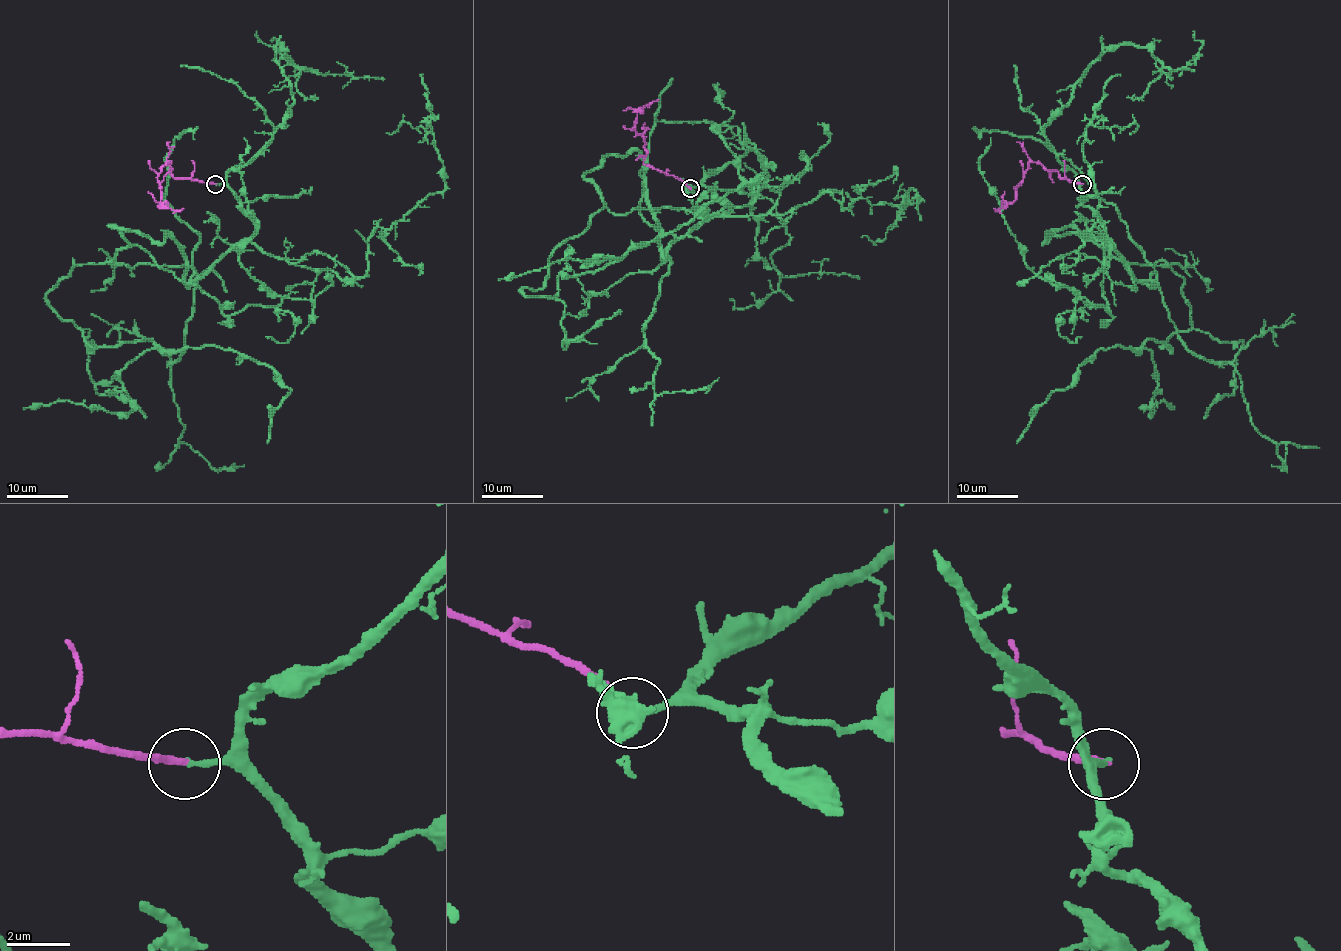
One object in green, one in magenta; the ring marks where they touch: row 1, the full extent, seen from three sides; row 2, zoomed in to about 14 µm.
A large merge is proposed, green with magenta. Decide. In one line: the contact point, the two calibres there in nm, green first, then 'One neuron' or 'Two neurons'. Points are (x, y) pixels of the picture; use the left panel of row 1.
Place: (215, 184). Thickness 190 nm (green) against 200 nm. One neuron

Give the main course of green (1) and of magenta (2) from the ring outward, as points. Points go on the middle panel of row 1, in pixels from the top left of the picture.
1: (689, 189), (730, 211), (663, 249), (645, 160), (608, 155), (521, 291), (750, 184), (742, 123)
2: (689, 187), (672, 175), (643, 163), (646, 152), (642, 135), (632, 129), (637, 113), (659, 99)

